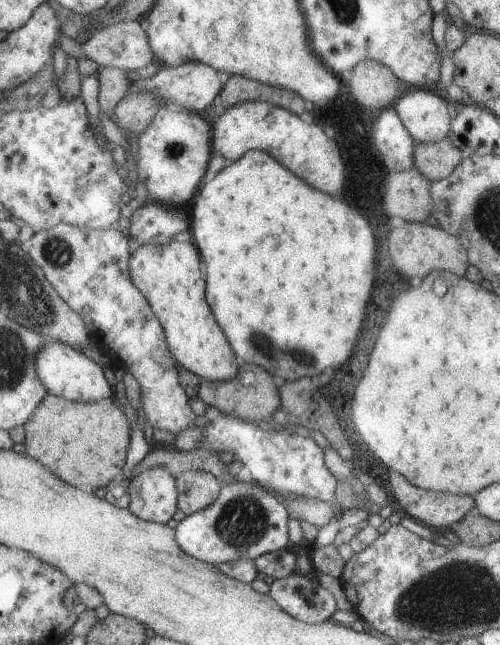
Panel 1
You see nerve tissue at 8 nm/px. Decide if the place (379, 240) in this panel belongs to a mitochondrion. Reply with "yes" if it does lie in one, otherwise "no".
no

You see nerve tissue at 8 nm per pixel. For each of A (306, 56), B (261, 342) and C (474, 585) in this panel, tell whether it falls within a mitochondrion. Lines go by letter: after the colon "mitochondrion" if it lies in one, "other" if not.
A: other
B: mitochondrion
C: mitochondrion

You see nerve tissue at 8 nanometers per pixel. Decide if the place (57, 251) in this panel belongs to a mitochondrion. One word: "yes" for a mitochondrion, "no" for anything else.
yes

